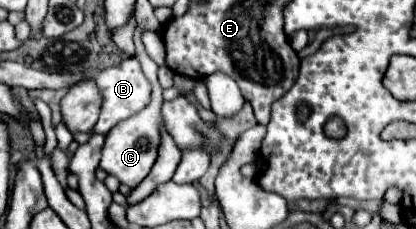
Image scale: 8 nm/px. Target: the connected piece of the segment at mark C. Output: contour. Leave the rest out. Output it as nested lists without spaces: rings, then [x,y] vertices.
[[[155,81],[153,83],[153,99],[151,103],[139,111],[137,115],[133,115],[131,119],[125,119],[121,121],[119,125],[115,125],[109,133],[107,133],[107,139],[105,139],[105,145],[103,145],[103,159],[101,159],[101,169],[105,169],[109,175],[115,175],[123,185],[127,187],[137,187],[151,171],[155,159],[157,159],[157,149],[159,149],[159,129],[161,129],[161,115],[159,115],[159,109],[161,109],[161,87],[159,83]]]

